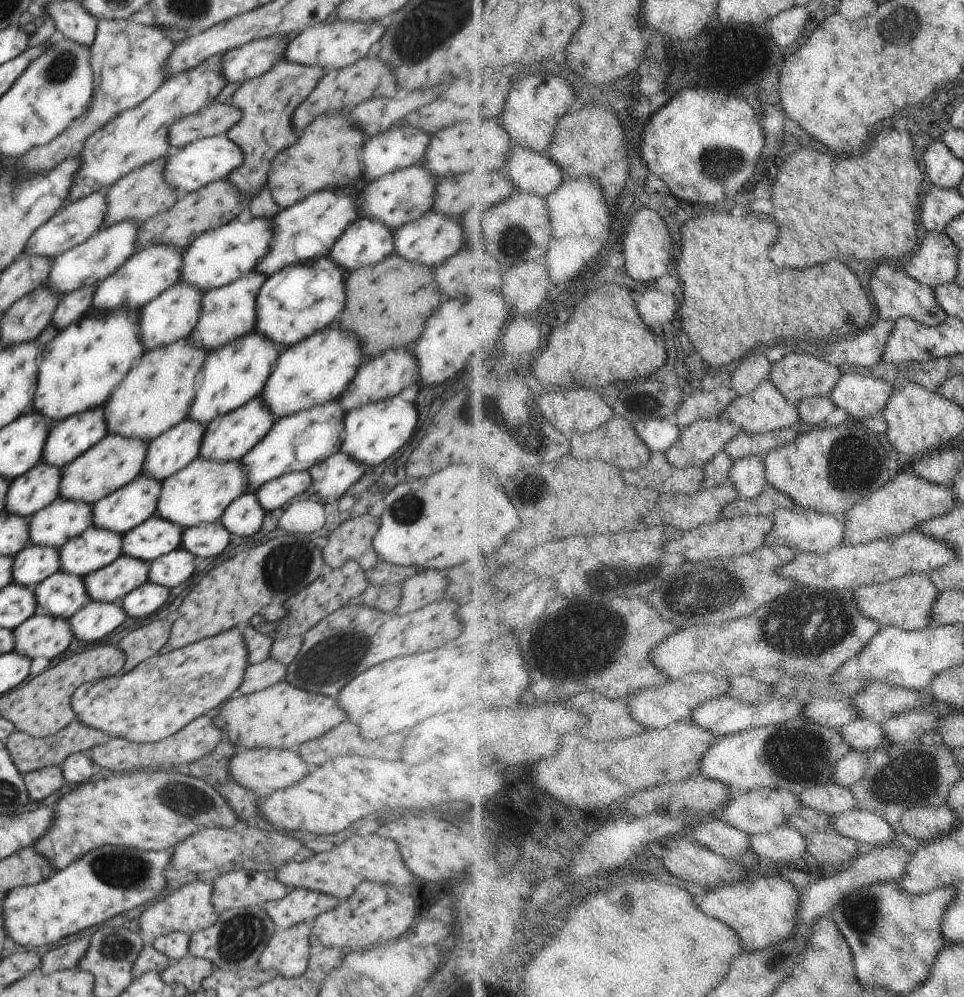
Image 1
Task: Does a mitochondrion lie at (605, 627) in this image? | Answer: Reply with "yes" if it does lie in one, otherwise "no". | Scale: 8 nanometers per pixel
yes

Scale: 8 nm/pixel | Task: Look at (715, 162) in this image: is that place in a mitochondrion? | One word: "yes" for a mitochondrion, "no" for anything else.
yes

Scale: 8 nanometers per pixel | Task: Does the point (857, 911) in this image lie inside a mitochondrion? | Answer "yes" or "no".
yes

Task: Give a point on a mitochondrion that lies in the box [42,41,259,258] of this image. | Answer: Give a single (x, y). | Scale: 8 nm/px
(60, 69)

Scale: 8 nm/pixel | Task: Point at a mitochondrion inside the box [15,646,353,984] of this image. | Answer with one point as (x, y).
(116, 869)

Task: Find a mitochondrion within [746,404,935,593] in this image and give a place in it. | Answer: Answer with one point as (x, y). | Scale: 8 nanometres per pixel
(840, 464)

